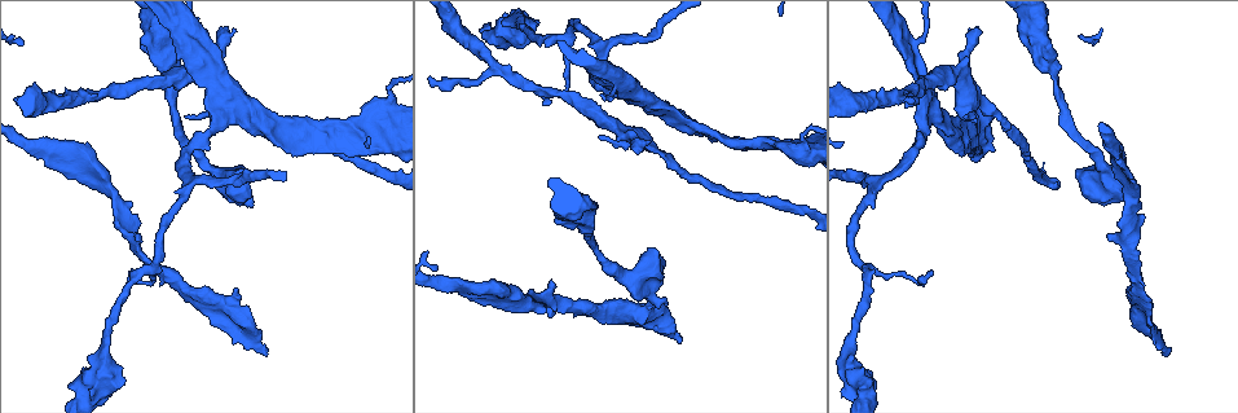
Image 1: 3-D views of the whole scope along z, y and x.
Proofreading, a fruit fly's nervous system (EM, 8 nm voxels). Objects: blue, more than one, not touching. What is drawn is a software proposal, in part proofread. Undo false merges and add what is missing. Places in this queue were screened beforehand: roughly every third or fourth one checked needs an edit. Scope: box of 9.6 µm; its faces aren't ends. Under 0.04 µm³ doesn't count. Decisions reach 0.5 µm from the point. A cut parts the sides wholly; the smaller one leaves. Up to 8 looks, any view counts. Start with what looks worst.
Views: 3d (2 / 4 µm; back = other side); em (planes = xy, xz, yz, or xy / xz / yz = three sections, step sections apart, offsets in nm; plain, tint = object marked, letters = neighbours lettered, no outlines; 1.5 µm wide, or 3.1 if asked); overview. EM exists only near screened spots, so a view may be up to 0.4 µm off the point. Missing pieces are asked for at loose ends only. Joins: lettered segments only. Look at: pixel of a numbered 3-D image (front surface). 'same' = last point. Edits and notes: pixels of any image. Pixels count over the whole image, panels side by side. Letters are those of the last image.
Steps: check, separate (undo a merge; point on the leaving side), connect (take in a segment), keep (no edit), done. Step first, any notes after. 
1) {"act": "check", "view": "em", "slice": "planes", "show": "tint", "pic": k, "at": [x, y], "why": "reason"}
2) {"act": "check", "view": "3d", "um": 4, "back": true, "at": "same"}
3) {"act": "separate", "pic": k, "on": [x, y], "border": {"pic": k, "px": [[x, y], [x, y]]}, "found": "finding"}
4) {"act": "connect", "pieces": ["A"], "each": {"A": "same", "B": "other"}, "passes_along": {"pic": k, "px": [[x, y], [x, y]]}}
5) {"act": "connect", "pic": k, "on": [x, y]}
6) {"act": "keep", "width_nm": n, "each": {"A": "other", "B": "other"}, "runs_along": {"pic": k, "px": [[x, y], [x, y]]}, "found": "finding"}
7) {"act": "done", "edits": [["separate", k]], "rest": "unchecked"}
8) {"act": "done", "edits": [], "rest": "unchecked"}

{"act": "check", "view": "em", "slice": "planes", "show": "tint", "pic": 1, "at": [966, 32], "why": "an open end"}

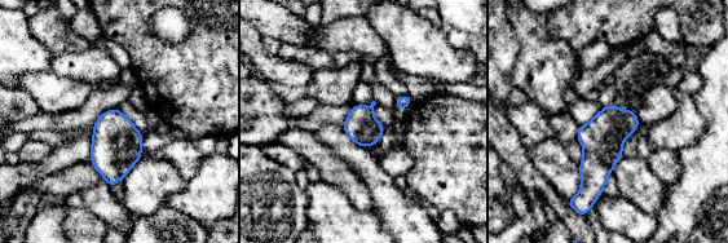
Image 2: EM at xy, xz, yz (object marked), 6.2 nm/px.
{"act": "check", "view": "em", "slice": "planes", "show": "letters", "at": "same", "why": "what lies round it"}

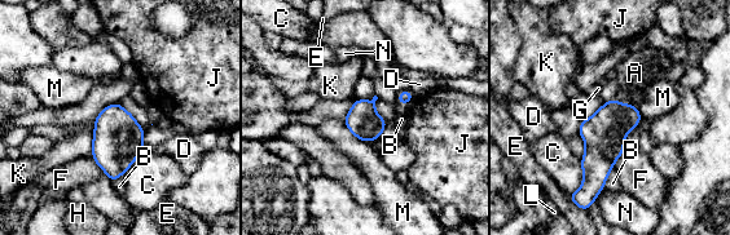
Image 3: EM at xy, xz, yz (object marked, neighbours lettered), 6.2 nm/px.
{"act": "connect", "pieces": ["A"], "longest_contact_nm": ["C", 240], "each": {"A": "same", "B": "other", "C": "other", "D": "other", "E": "other", "F": "other", "G": "other", "H": "other", "J": "other", "K": "other", "L": "other", "M": "other", "N": "other"}, "found": "the neuron continues"}

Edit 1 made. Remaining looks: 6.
{"act": "check", "view": "em", "slice": "planes", "show": "letters", "pic": 1, "at": [304, 152], "why": "free end"}

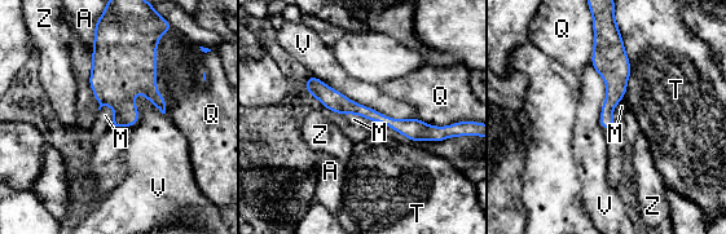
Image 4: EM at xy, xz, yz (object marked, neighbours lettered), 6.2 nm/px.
{"act": "keep", "longest_contact_nm": ["V", 700], "each": {"A": "other", "M": "other", "Q": "other", "T": "other", "V": "other", "Z": "other"}, "found": "no lettered segment goes on from it"}

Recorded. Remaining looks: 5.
{"act": "check", "view": "em", "slice": "planes", "show": "letters", "pic": 1, "at": [680, 340], "why": "branch stops here"}

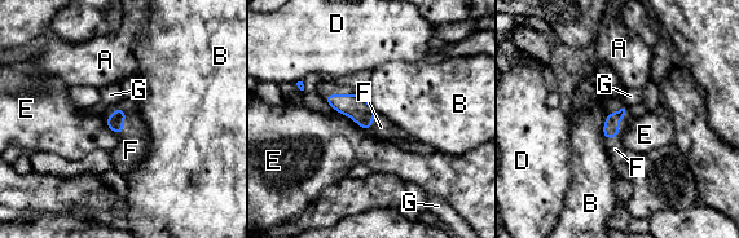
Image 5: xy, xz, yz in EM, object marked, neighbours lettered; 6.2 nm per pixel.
{"act": "connect", "pieces": ["F"], "each": {"A": "other", "B": "other", "D": "other", "E": "other", "F": "same", "G": "other"}, "passes_along": {"pic": 5, "px": [[611, 126], [617, 129], [615, 149]]}, "found": "it goes on there"}

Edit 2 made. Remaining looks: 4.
{"act": "done", "edits": [["connect", 3], ["connect", 5]], "rest": "unchecked"}

